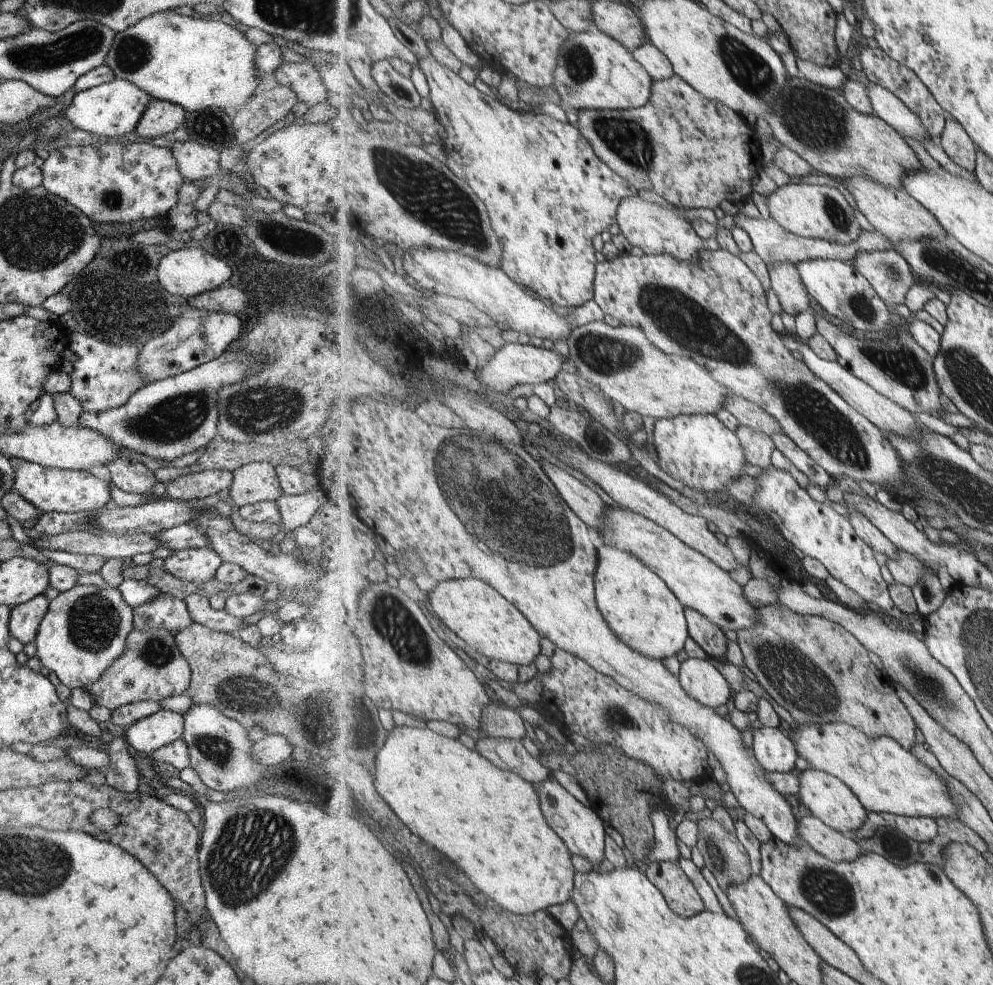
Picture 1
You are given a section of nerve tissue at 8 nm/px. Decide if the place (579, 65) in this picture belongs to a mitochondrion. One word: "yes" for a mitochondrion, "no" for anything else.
yes

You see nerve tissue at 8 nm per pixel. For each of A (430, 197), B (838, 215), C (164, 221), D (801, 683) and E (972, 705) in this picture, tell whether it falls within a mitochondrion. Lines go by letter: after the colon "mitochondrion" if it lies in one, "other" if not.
A: mitochondrion
B: mitochondrion
C: other
D: mitochondrion
E: mitochondrion

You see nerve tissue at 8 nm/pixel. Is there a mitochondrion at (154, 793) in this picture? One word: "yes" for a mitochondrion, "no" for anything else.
no

